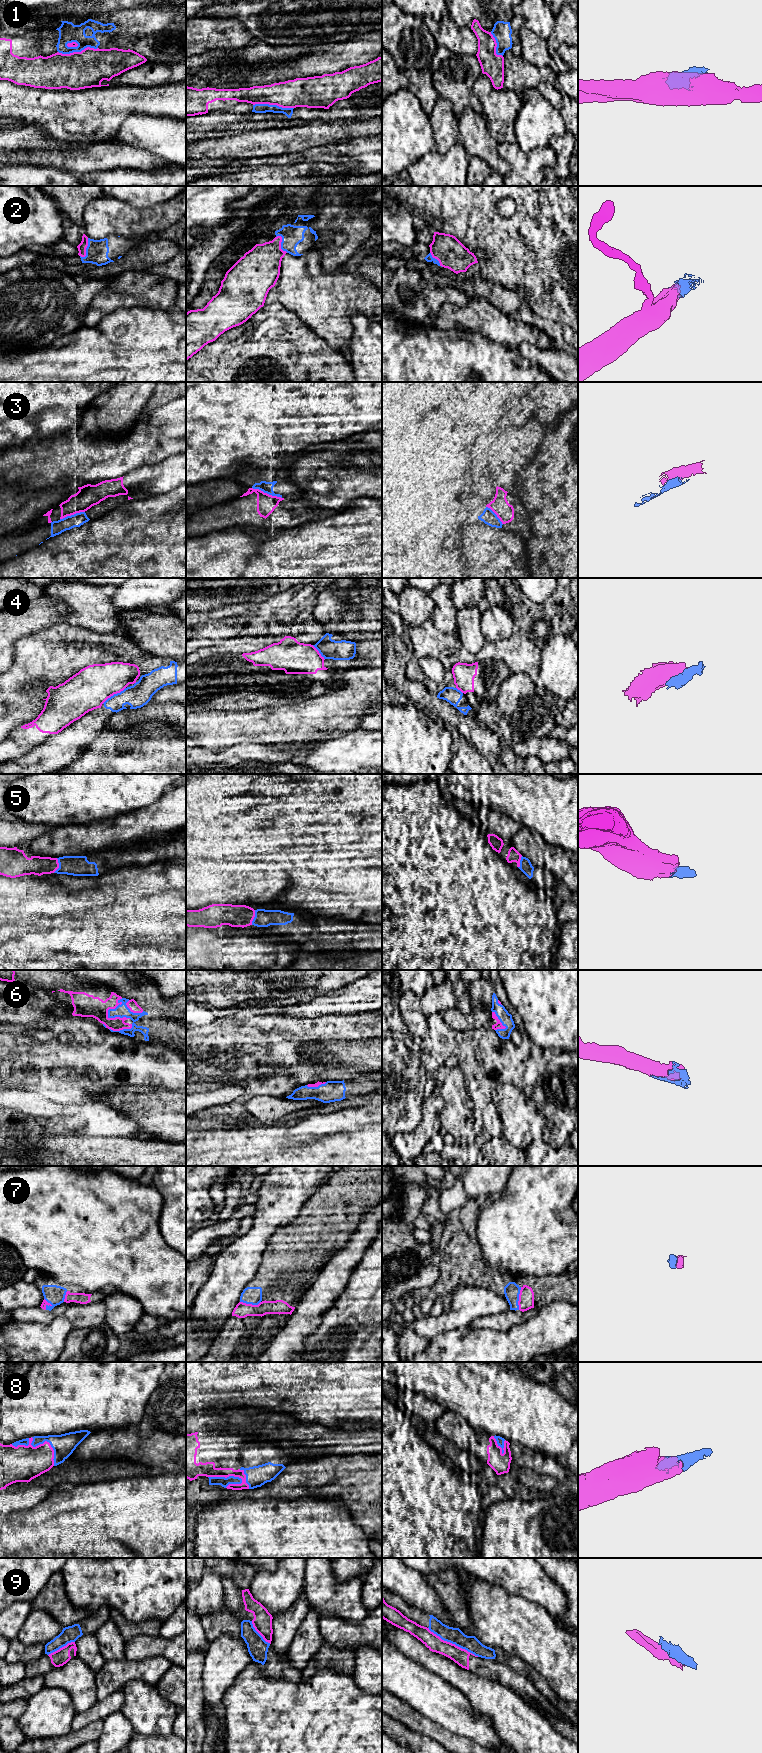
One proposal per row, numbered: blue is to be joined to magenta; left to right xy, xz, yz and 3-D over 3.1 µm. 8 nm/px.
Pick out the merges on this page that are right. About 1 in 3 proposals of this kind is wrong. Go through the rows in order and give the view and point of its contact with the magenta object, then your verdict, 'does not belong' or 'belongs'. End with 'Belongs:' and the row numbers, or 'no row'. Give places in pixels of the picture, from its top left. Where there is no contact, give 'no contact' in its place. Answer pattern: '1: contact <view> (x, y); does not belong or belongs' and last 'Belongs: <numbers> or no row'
1: contact xz (273, 104); does not belong
2: contact xy (85, 249); belongs
3: contact xz (266, 493); does not belong
4: contact xy (113, 694); does not belong
5: contact xy (58, 865); belongs
6: contact xy (116, 1017); belongs
7: contact yz (519, 1298); belongs
8: contact xy (41, 1444); belongs
9: contact yz (453, 1644); does not belong
Belongs: 2, 5, 6, 7, 8

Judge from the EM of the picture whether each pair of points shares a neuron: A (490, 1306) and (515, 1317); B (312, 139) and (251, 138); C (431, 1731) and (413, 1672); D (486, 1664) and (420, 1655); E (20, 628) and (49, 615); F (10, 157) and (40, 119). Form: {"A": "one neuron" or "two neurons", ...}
{"A": "two neurons", "B": "one neuron", "C": "two neurons", "D": "two neurons", "E": "one neuron", "F": "two neurons"}

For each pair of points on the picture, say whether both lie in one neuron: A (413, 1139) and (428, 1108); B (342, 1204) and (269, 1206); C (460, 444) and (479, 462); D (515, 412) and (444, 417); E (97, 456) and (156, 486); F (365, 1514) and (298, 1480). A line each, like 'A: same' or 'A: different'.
A: same
B: different
C: different
D: different
E: different
F: same

